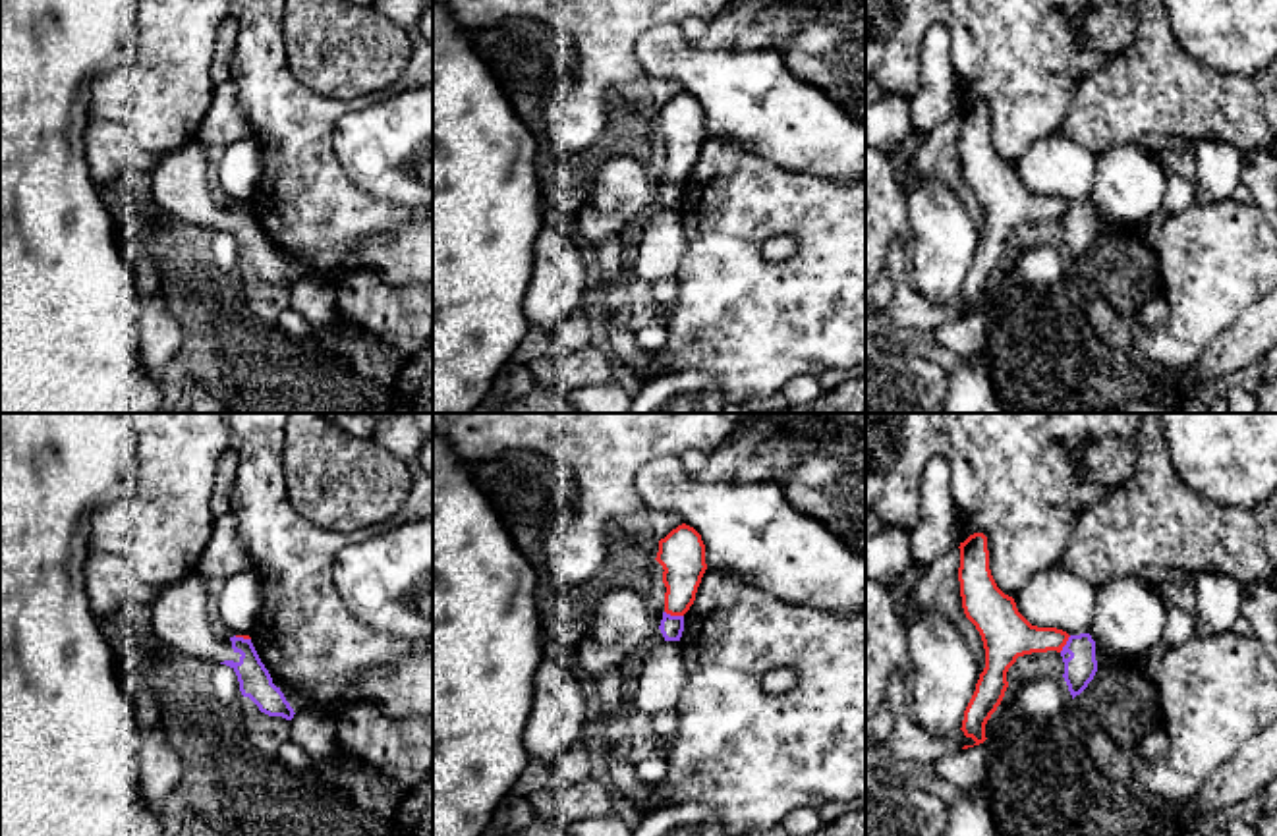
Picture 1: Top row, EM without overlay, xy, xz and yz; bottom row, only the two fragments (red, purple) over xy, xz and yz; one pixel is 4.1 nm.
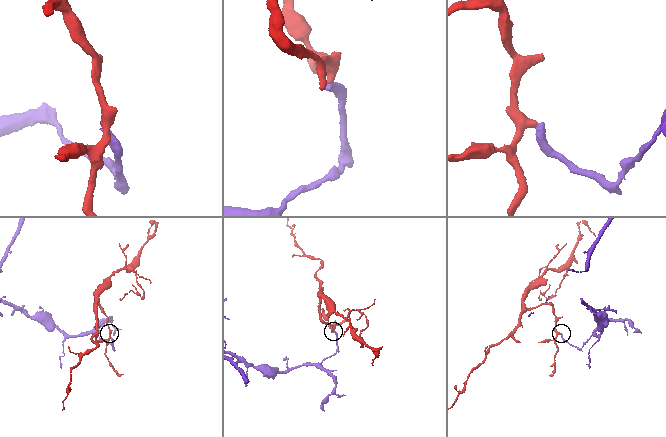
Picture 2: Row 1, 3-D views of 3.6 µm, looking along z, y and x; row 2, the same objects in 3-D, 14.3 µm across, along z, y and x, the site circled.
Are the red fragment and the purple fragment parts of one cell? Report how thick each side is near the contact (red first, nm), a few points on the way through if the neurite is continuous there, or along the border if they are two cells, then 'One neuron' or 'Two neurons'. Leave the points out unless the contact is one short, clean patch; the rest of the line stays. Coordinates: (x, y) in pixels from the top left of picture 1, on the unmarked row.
Thickness 190 nm (red) against 100 nm. Boundary: xz (665, 178), (682, 184). Two neurons

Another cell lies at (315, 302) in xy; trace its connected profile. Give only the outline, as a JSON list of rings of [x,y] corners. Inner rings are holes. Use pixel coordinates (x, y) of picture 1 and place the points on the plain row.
[[[309,276],[290,288],[290,307],[307,320],[311,334],[326,332],[340,320],[352,324],[336,307],[336,288]]]

